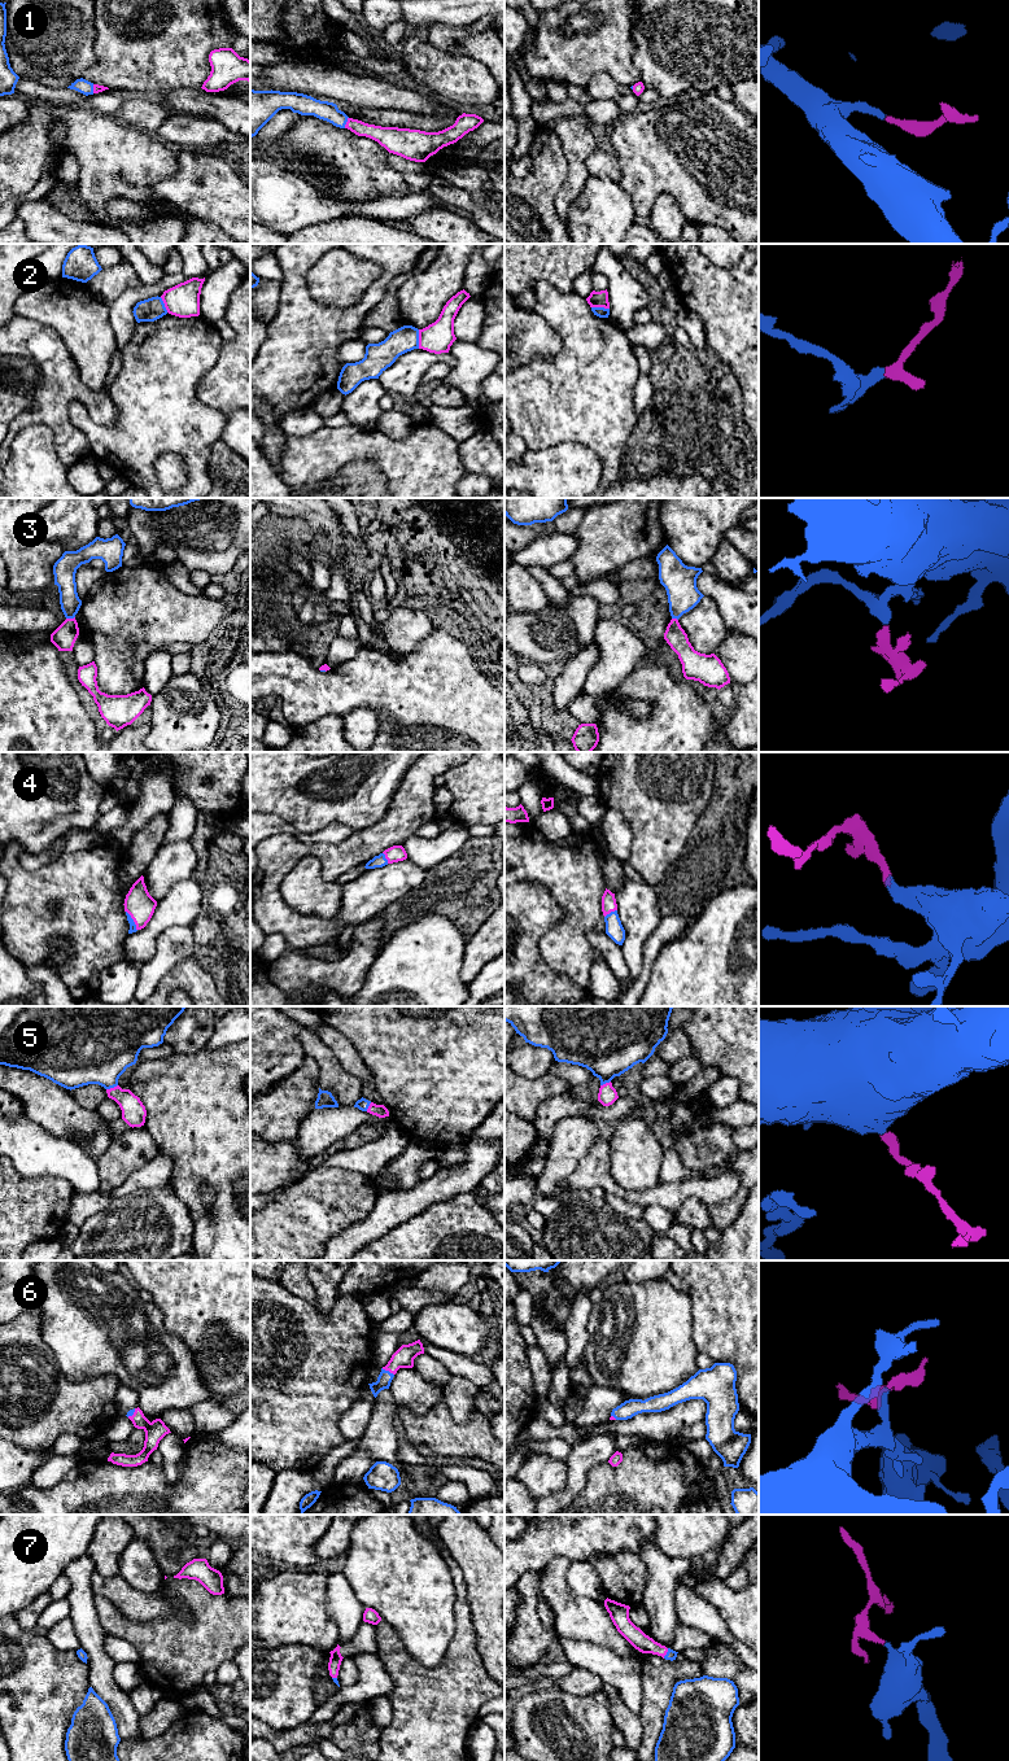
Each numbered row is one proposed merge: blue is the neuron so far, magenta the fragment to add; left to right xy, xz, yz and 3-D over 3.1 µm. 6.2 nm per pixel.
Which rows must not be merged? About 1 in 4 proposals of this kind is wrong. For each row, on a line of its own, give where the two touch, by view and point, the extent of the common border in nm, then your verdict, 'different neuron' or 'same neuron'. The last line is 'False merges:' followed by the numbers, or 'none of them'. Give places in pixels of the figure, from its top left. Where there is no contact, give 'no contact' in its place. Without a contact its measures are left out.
1: xz (346, 121) | 80 nm | same neuron
2: xz (418, 339) | 120 nm | different neuron
3: xy (70, 617) | 60 nm | different neuron
4: xy (132, 921) | 140 nm | same neuron
5: xy (112, 1087) | 80 nm | same neuron
6: xz (388, 1371) | 90 nm | same neuron
7: yz (667, 1654) | 70 nm | same neuron
False merges: 2, 3

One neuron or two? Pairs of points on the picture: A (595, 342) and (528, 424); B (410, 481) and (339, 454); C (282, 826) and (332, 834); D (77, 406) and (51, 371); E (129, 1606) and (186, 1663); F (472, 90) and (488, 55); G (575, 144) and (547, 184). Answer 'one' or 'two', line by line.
A: one
B: one
C: one
D: two
E: two
F: two
G: two

